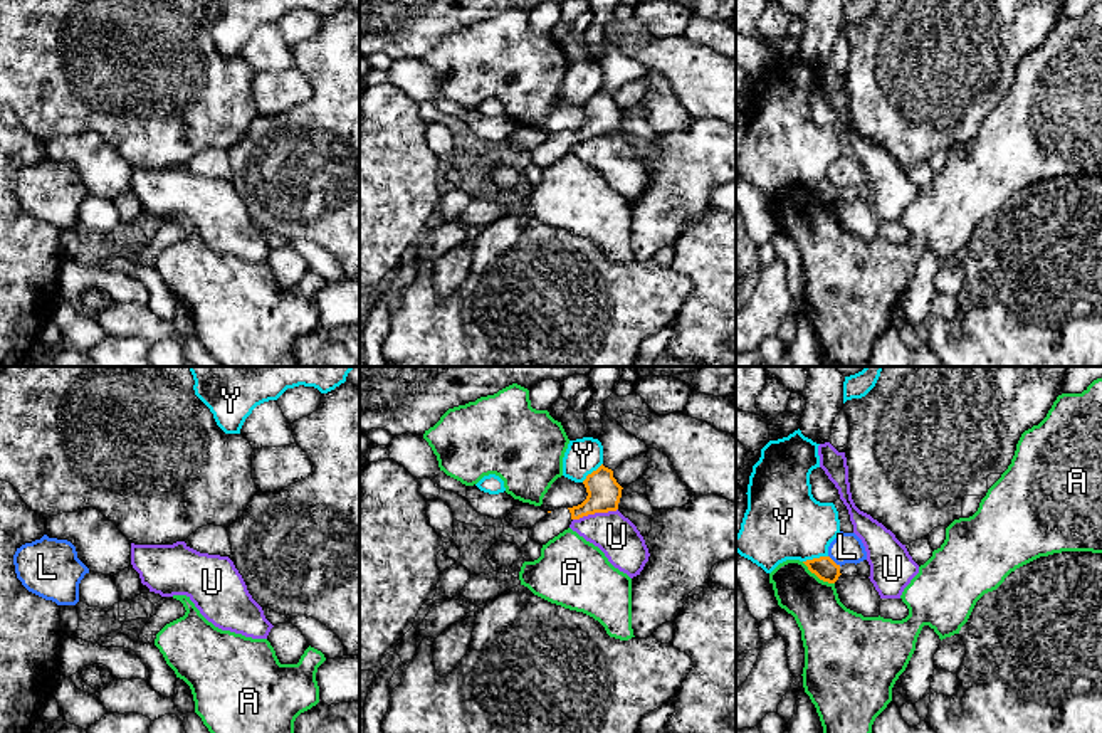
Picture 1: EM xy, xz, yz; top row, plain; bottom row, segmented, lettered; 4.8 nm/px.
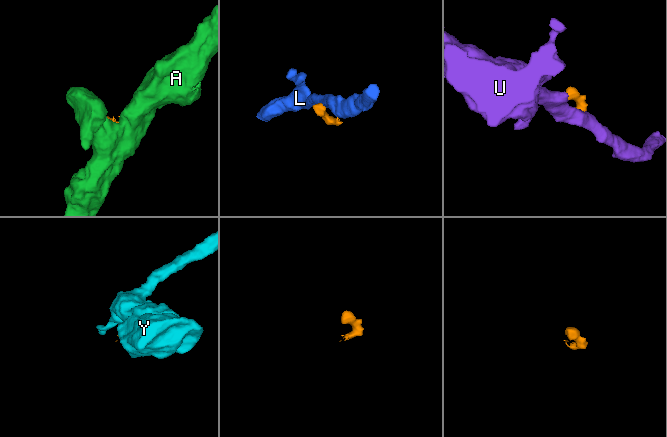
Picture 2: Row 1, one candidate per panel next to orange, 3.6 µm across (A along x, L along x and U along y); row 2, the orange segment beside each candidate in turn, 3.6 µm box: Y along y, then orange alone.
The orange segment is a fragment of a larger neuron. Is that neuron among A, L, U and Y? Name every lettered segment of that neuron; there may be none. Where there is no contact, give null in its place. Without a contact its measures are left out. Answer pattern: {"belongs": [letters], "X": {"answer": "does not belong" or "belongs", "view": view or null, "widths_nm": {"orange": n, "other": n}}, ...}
{"belongs": [], "A": {"answer": "does not belong", "view": "yz", "widths_nm": {"orange": 110, "other": 260}}, "L": {"answer": "does not belong", "view": "yz", "widths_nm": {"orange": 110, "other": 140}}, "U": {"answer": "does not belong", "view": "xz", "widths_nm": {"orange": 160, "other": 200}}, "Y": {"answer": "does not belong", "view": "yz", "widths_nm": {"orange": 110, "other": 360}}}

